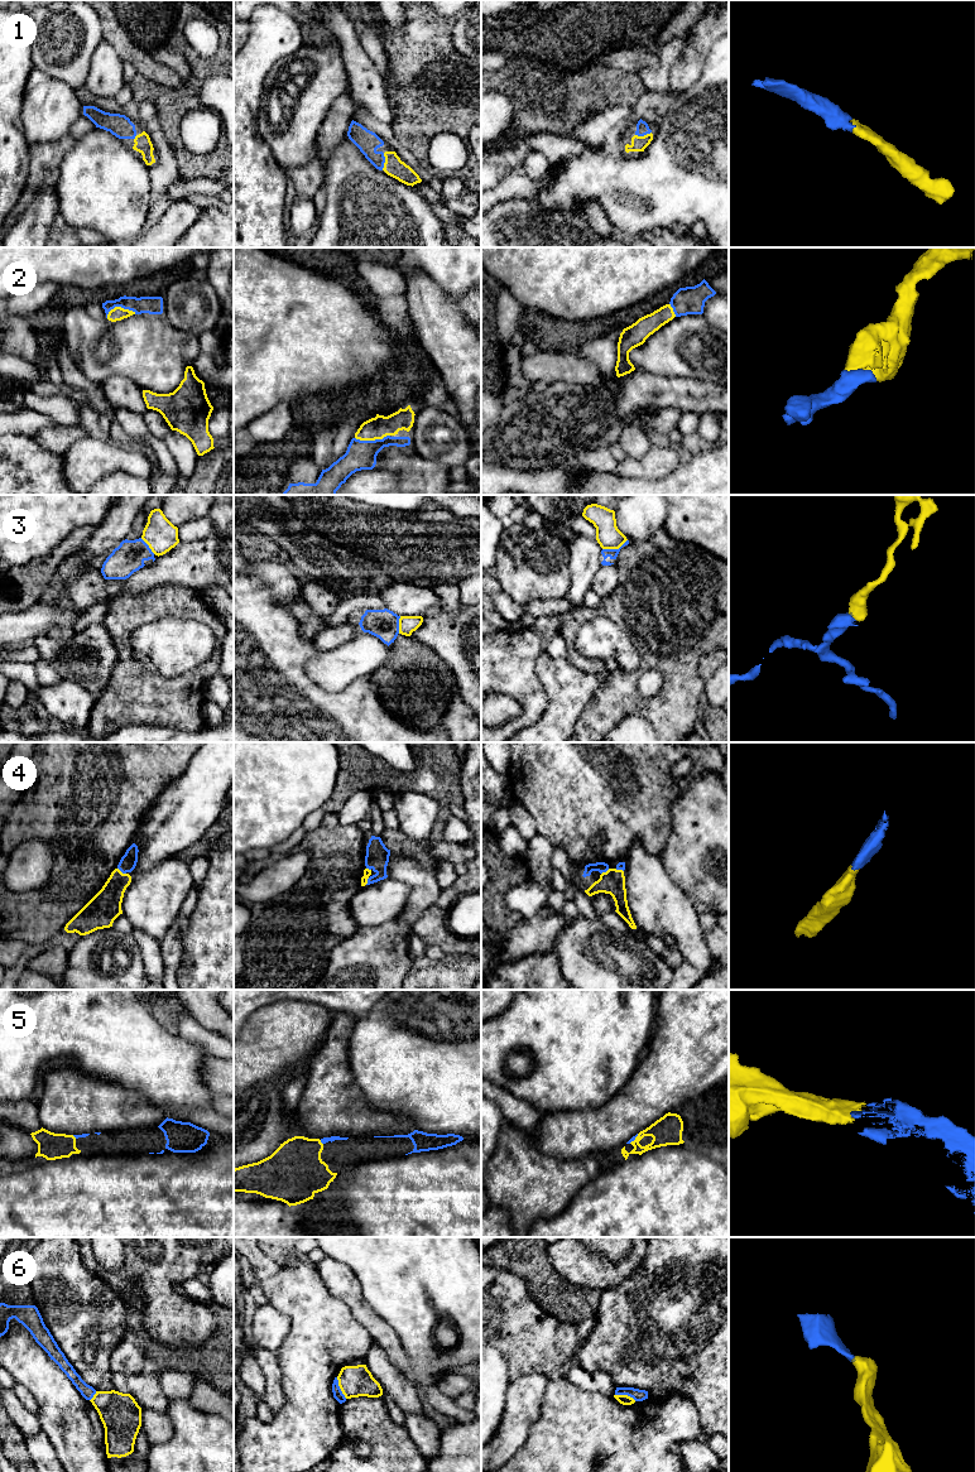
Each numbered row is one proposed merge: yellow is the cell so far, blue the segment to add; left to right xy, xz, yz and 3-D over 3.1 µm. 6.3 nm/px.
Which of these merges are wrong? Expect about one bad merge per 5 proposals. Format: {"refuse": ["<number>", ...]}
{"refuse": ["3"]}

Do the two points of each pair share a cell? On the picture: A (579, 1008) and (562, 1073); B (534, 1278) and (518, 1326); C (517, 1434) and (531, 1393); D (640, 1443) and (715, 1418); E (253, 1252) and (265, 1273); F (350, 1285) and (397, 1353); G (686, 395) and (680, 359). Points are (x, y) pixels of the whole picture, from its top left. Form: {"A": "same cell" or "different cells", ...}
{"A": "same cell", "B": "different cells", "C": "same cell", "D": "different cells", "E": "same cell", "F": "same cell", "G": "different cells"}

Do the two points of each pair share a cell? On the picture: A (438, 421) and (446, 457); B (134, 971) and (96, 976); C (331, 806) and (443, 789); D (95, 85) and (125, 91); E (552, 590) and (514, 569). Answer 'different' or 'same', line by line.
A: same
B: same
C: same
D: different
E: same

